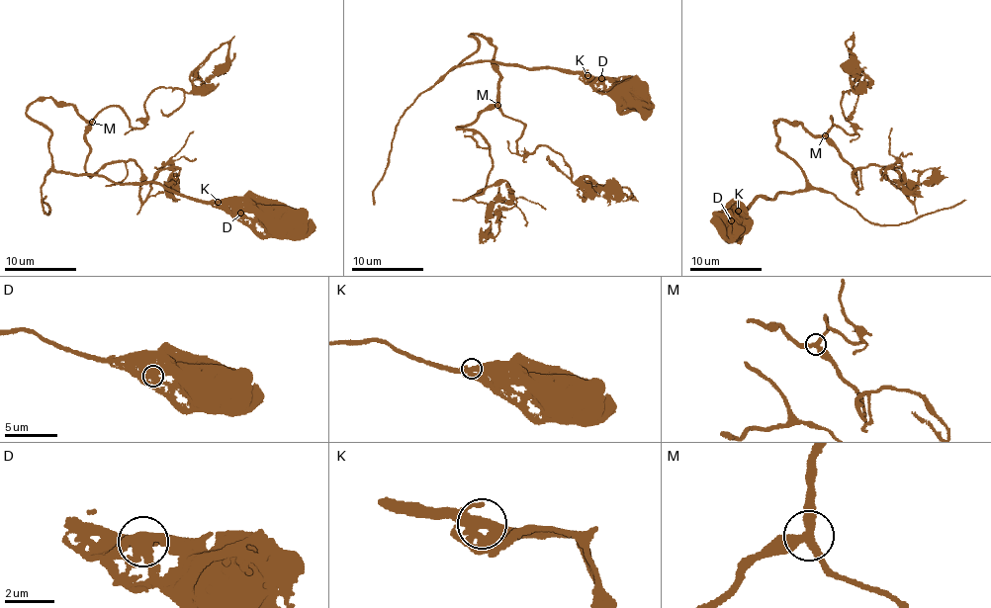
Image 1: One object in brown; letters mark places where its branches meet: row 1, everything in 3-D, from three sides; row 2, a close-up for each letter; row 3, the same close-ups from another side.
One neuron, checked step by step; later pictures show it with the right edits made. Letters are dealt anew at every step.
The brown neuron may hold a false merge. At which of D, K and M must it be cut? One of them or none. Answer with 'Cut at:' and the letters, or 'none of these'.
Cut at: none of these

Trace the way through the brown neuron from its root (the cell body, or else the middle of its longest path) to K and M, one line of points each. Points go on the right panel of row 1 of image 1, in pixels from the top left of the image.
K: (726, 224), (723, 225), (728, 226), (730, 222), (728, 216), (734, 217), (738, 211)
M: (726, 224), (757, 197), (775, 200), (805, 186), (804, 172), (777, 148), (780, 119), (825, 135)

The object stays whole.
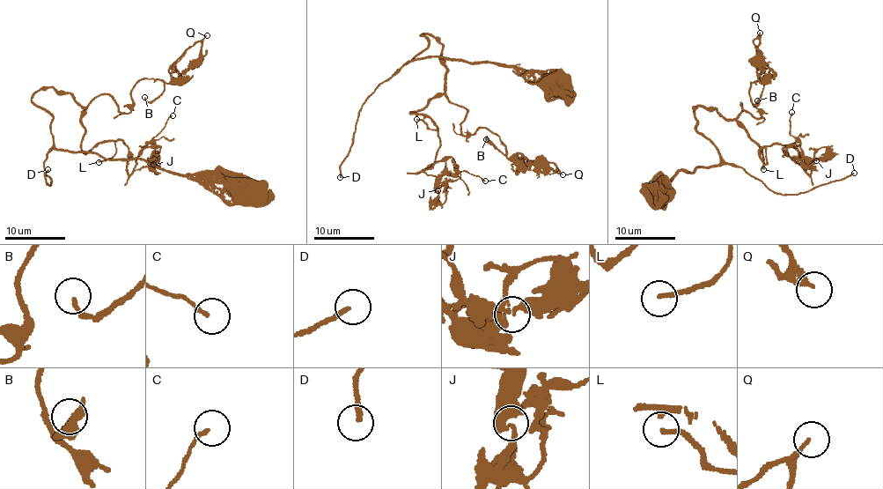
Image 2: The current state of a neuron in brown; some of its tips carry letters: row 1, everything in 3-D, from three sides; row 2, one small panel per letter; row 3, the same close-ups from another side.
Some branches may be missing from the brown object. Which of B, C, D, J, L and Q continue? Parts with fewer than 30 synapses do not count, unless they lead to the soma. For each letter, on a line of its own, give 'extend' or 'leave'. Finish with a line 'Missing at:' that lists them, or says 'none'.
B: leave
C: leave
D: extend
J: leave
L: leave
Q: leave
Missing at: D

